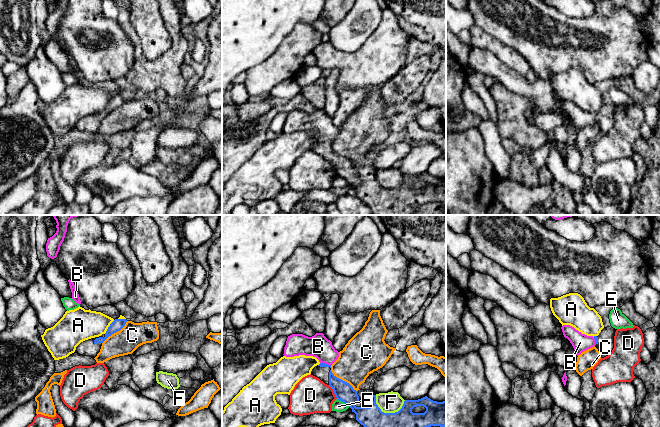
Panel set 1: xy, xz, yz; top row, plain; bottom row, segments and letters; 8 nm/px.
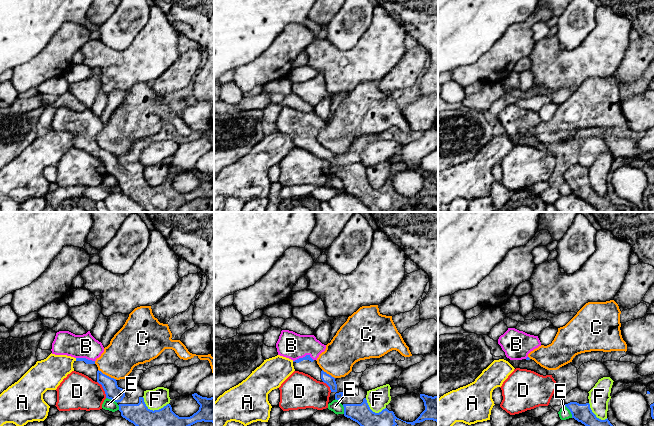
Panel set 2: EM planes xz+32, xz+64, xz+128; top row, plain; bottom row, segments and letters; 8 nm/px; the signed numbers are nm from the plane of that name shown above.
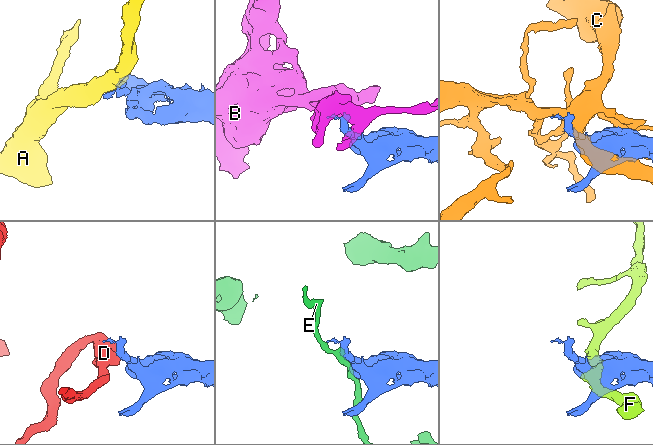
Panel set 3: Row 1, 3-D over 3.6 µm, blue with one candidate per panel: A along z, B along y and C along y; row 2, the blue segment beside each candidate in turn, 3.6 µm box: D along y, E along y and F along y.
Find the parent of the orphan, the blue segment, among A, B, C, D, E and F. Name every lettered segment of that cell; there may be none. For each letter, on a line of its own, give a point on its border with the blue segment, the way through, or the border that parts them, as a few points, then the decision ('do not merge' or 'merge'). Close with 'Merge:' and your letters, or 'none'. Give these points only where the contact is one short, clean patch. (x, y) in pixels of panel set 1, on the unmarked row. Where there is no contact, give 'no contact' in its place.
A: meets blue in xy at (108, 103); border along xy (114, 96), (104, 109); do not merge
B: meets blue in xz at (324, 139); runs through xz (321, 140), (324, 139), (324, 128), (318, 122); merge
C: meets blue in xz at (342, 156); do not merge
D: meets blue in xz at (334, 168); border along xz (328, 161), (337, 174); do not merge
E: meets blue in xz at (343, 177); do not merge
F: meets blue in xz at (387, 189); do not merge
Merge: B

